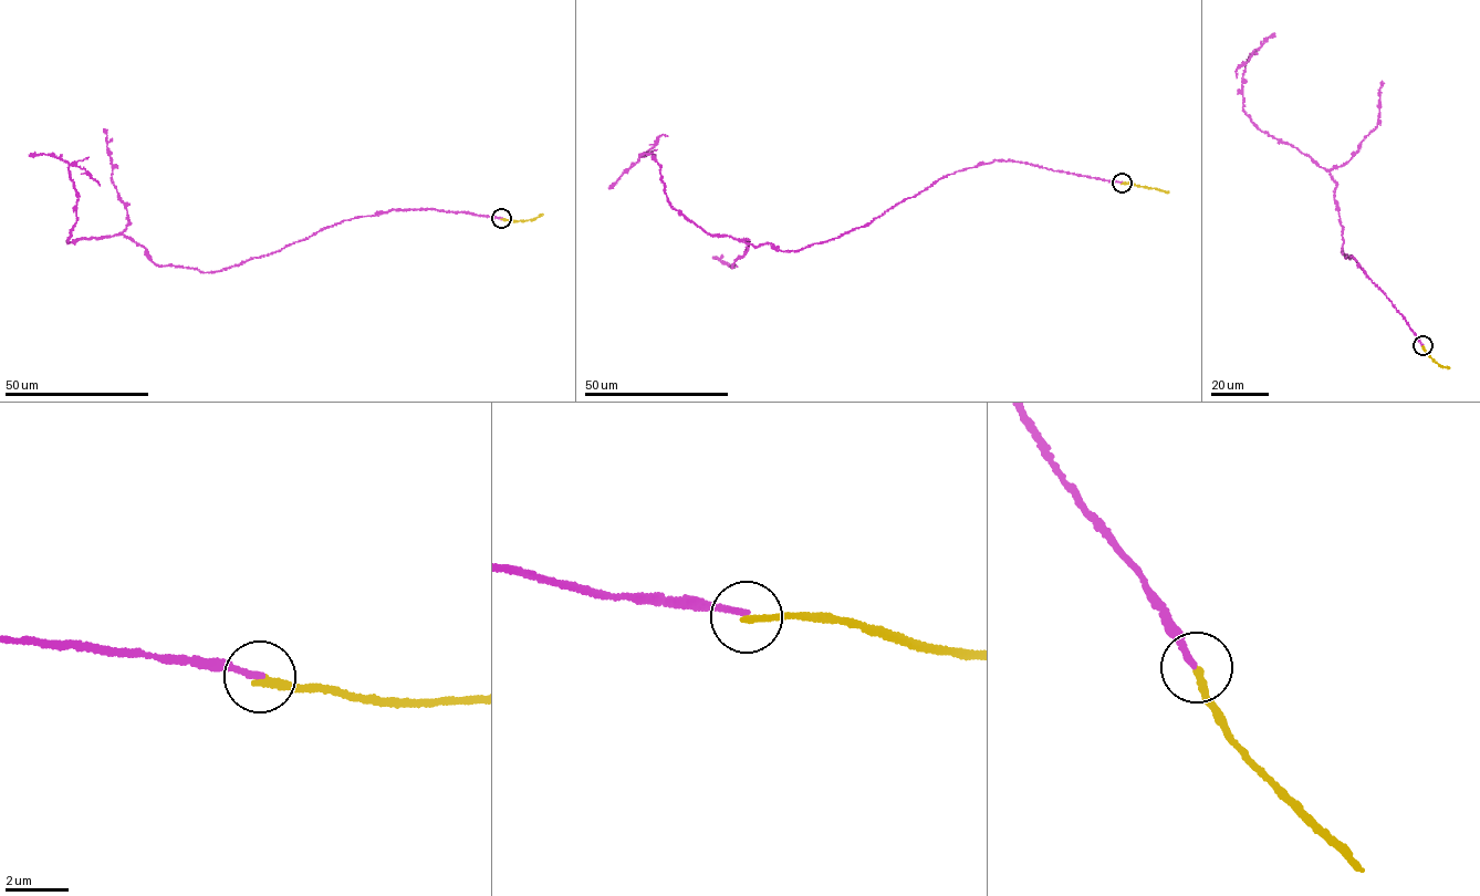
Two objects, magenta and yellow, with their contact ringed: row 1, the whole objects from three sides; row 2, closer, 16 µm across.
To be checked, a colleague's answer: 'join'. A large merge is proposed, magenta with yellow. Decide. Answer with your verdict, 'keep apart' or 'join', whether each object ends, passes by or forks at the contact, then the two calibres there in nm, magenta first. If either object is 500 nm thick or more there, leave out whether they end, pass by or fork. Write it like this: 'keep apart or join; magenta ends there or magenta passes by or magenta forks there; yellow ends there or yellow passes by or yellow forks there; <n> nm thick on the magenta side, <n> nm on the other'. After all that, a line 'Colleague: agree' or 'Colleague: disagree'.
keep apart; magenta ends there; yellow ends there; 190 nm thick on the magenta side, 240 nm on the other
Colleague: disagree

